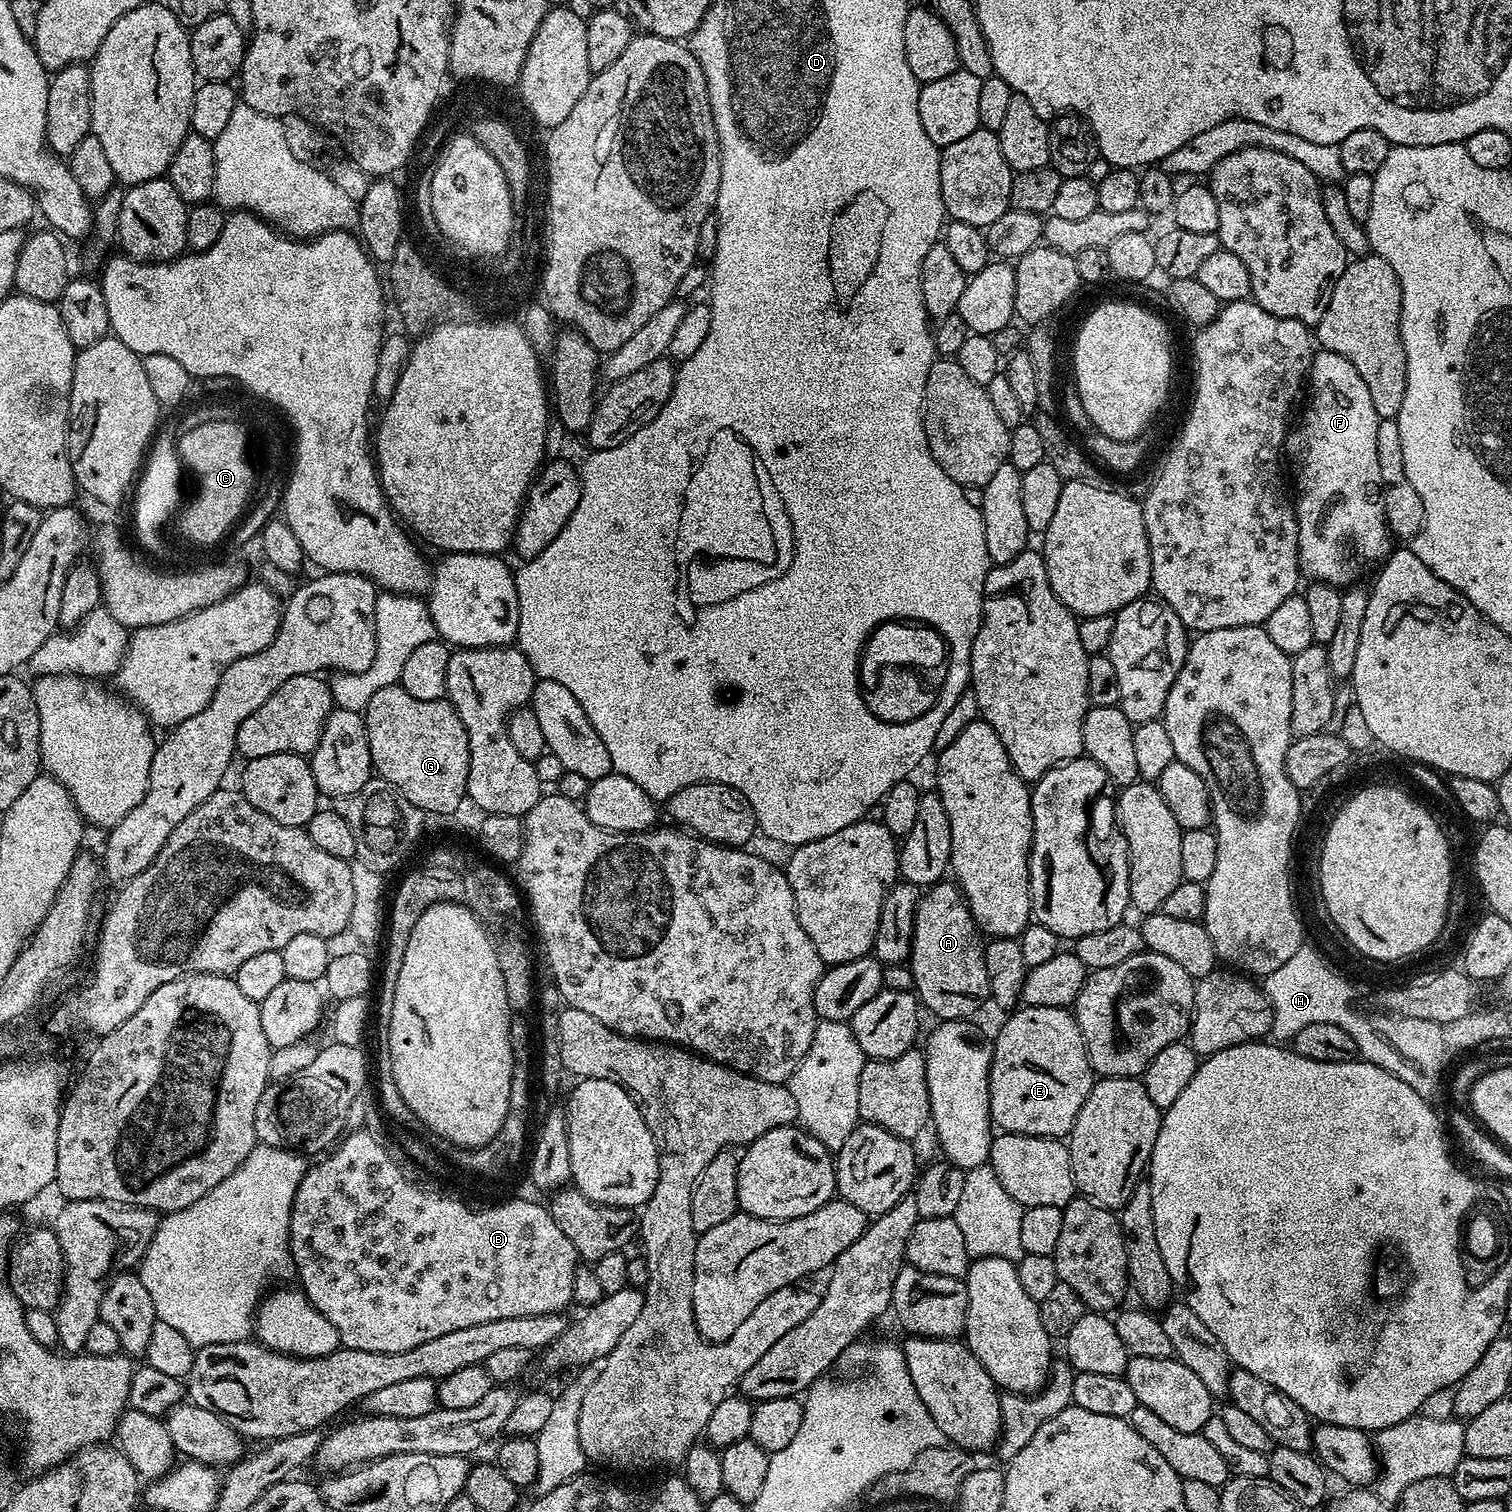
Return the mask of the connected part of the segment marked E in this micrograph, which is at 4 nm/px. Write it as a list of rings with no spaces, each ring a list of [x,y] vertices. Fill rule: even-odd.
[[[1020,1006],[1009,1016],[1012,1017],[1001,1026],[992,1044],[992,1069],[988,1075],[992,1123],[1000,1132],[1067,1137],[1094,1083],[1094,1073],[1076,1017],[1068,1008],[1054,1006]]]

